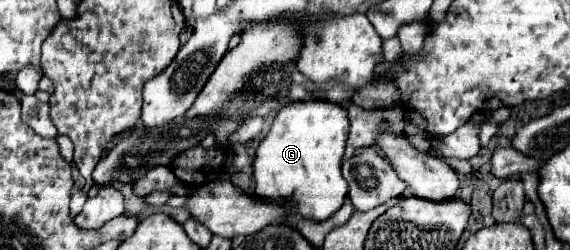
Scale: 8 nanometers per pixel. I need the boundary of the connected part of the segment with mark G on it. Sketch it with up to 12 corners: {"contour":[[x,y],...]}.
{"contour":[[286,104],[252,196],[324,222],[348,194],[346,108]]}

